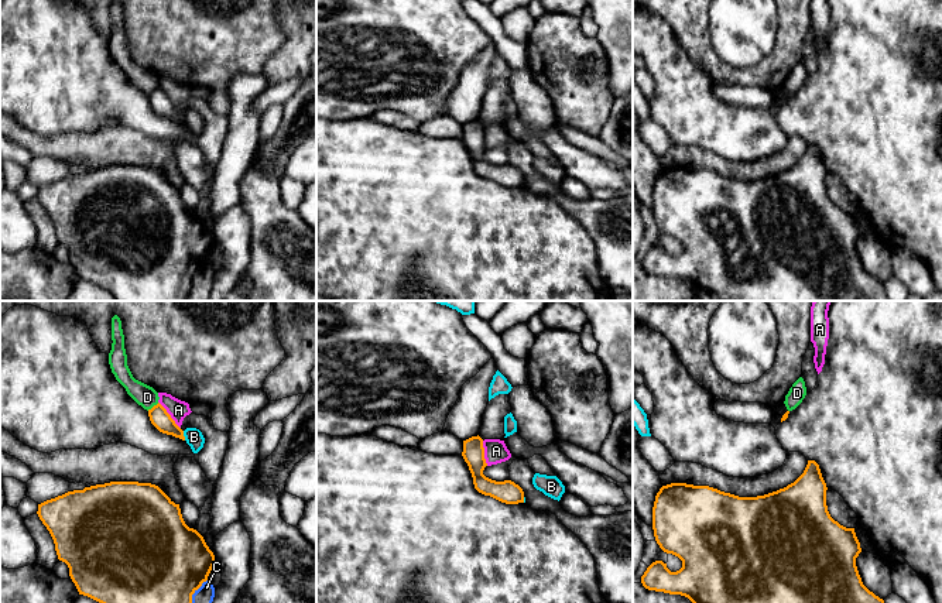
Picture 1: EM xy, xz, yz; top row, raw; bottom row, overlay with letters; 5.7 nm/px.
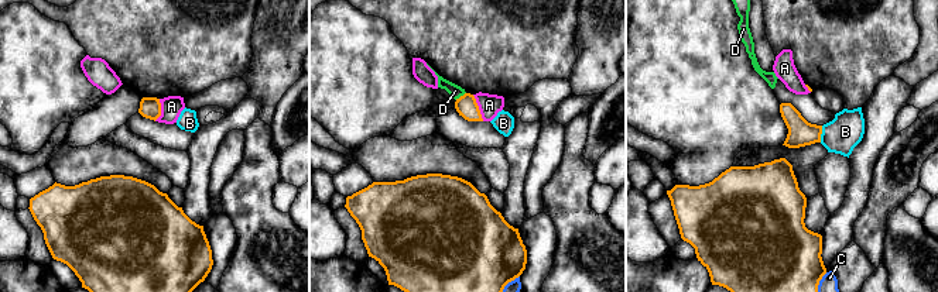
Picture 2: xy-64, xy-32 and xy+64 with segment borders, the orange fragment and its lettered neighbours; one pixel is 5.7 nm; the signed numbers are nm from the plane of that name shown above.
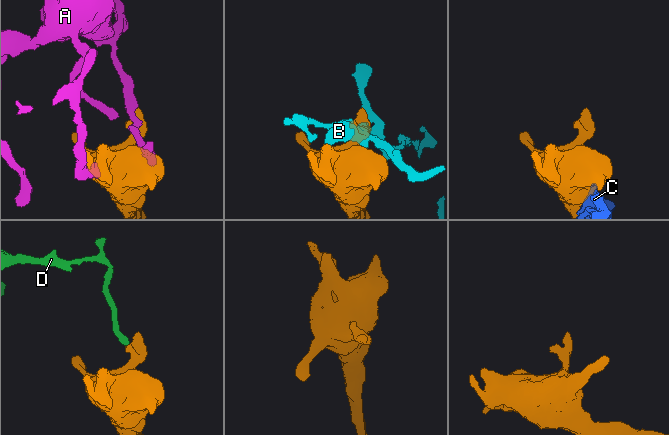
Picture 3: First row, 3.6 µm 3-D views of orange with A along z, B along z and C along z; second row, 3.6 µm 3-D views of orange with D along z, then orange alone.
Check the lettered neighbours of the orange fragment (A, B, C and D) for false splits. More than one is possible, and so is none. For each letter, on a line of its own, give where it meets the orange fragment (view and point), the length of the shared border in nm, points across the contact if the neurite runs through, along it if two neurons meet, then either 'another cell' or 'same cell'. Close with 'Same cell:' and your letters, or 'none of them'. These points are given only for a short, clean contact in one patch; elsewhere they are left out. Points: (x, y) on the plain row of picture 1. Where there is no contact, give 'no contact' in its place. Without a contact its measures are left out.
A: contact xy (170, 99); length 200 nm; another cell
B: contact xy (182, 119); length 60 nm; another cell
C: contact xy (191, 281); length 240 nm; another cell
D: contact xy (154, 89); length 80 nm; border xy (158, 86), (147, 93); another cell
Same cell: none of them

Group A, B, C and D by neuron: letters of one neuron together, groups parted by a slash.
A C / B / D

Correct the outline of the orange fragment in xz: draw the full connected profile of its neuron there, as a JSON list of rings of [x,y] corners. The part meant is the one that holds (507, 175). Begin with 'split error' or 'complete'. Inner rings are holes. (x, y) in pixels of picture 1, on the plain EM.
complete | [[[479,119],[463,124],[462,140],[469,150],[475,172],[479,177],[506,188],[524,186],[524,175],[518,168],[511,164],[496,165],[483,158],[487,147],[484,143],[483,123]]]

